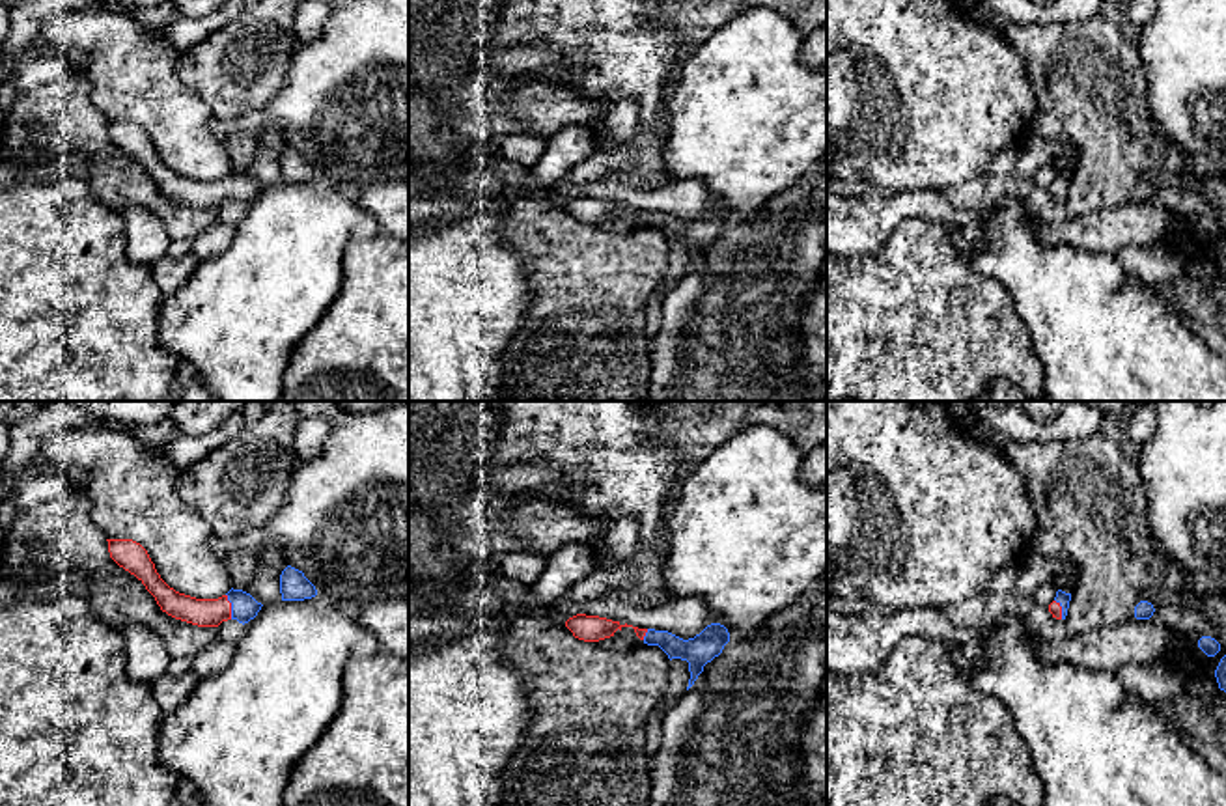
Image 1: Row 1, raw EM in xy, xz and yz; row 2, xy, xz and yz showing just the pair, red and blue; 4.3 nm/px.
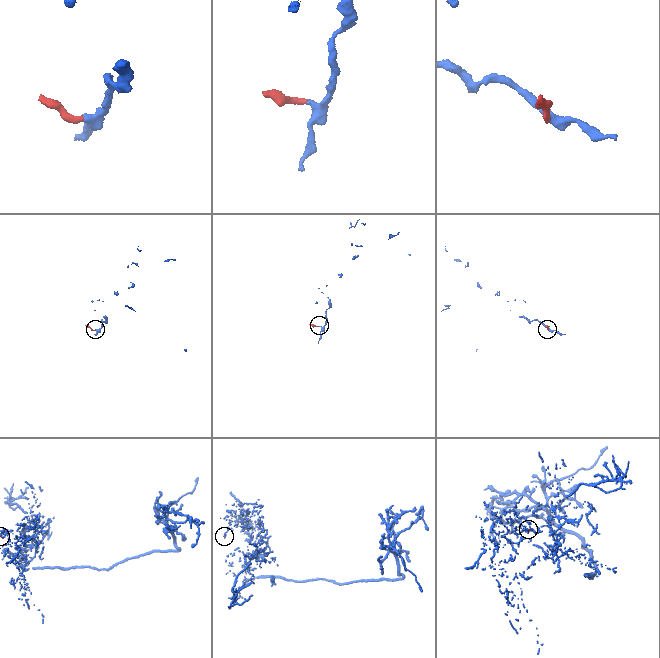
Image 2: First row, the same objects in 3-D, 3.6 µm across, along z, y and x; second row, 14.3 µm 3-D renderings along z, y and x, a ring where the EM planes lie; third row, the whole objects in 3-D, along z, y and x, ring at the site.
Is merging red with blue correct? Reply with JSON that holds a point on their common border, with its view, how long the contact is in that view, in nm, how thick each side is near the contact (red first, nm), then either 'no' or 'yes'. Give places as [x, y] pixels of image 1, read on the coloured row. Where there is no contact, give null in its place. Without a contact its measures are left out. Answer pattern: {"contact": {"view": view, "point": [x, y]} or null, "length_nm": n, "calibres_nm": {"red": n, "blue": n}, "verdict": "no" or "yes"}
{"contact": {"view": "xy", "point": [230, 607]}, "length_nm": 110, "calibres_nm": {"red": 130, "blue": 110}, "verdict": "yes"}

